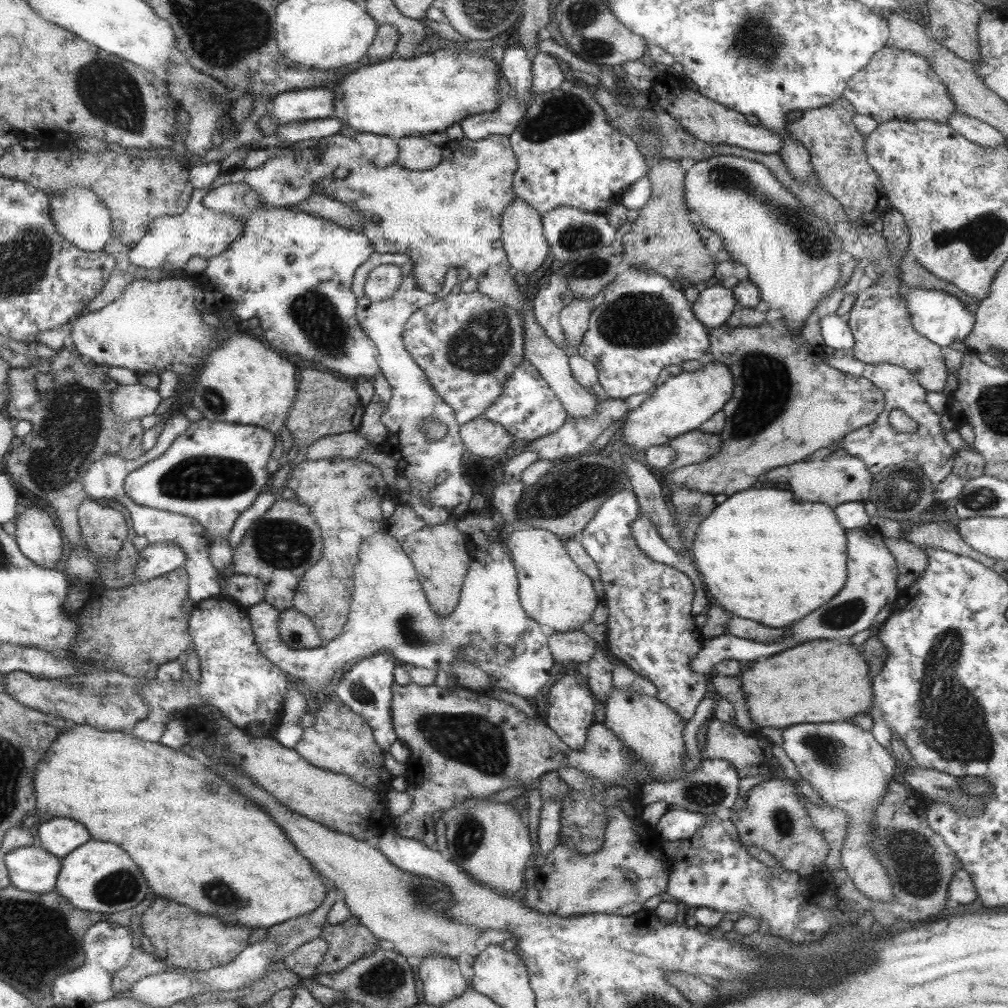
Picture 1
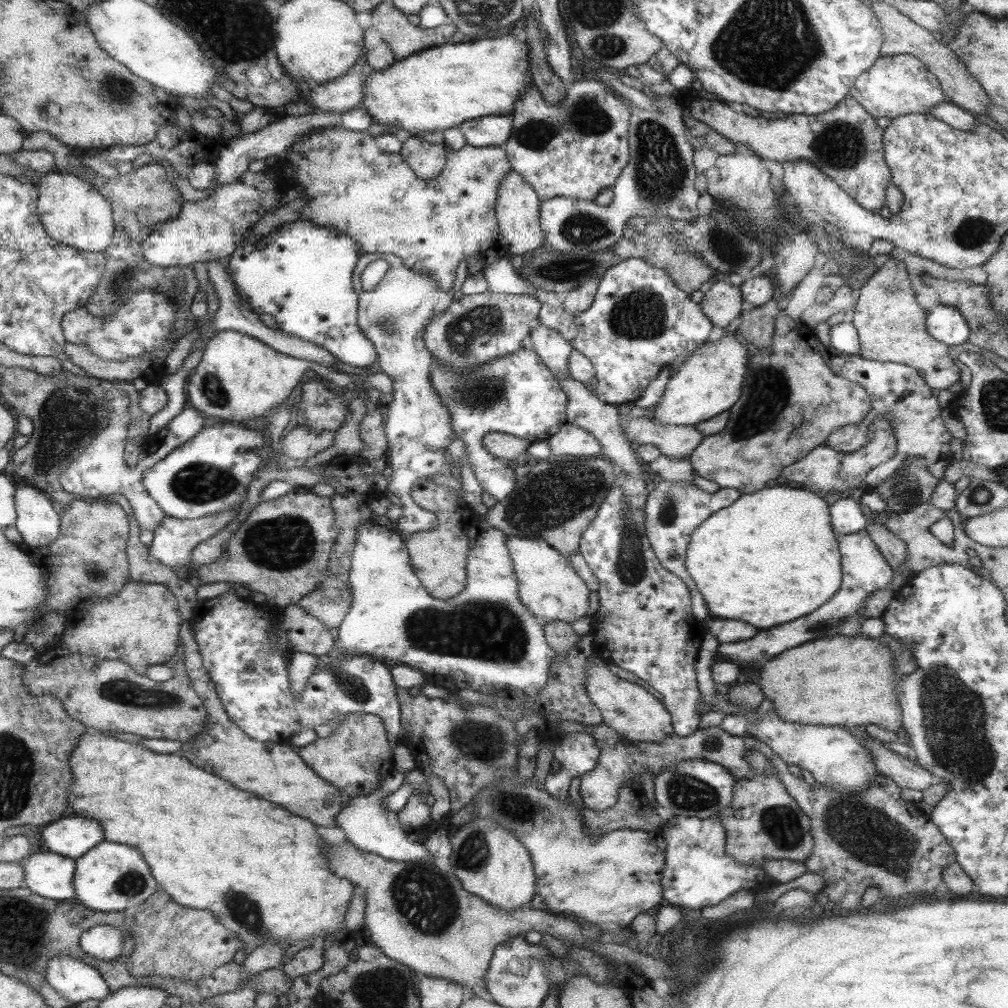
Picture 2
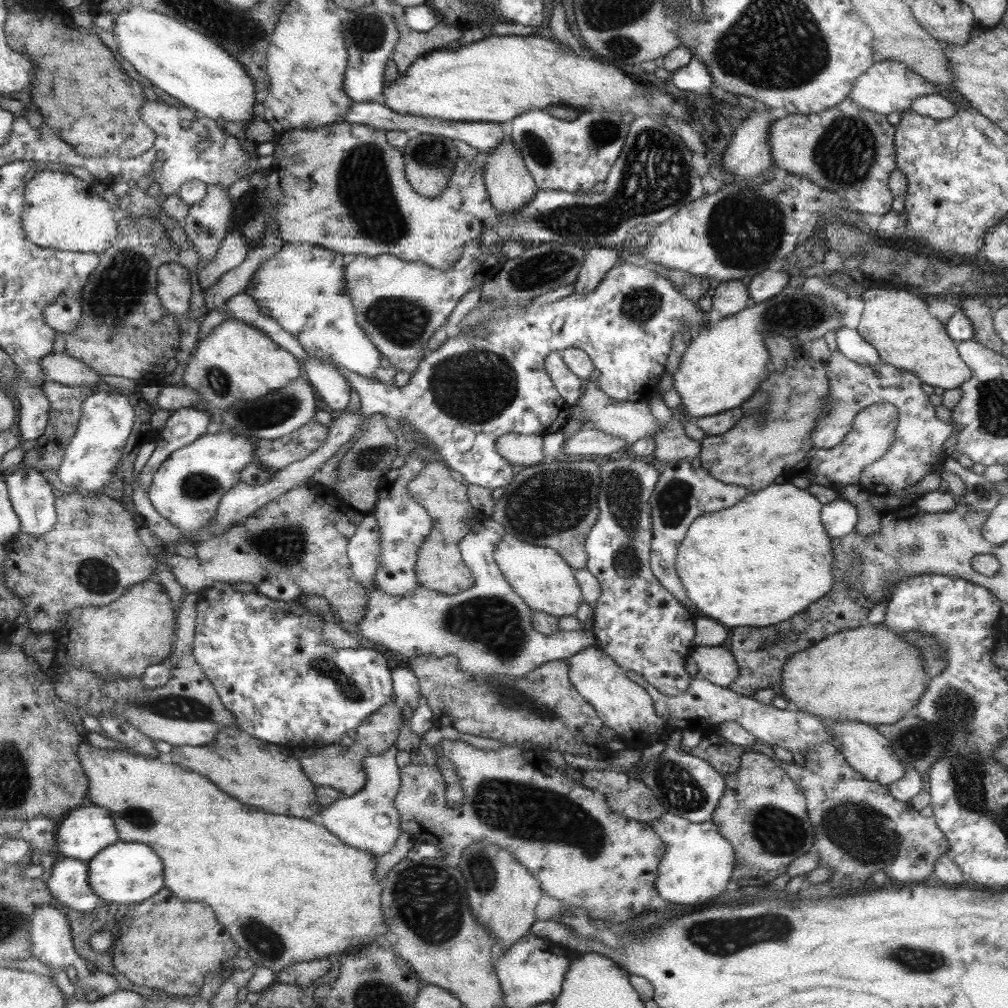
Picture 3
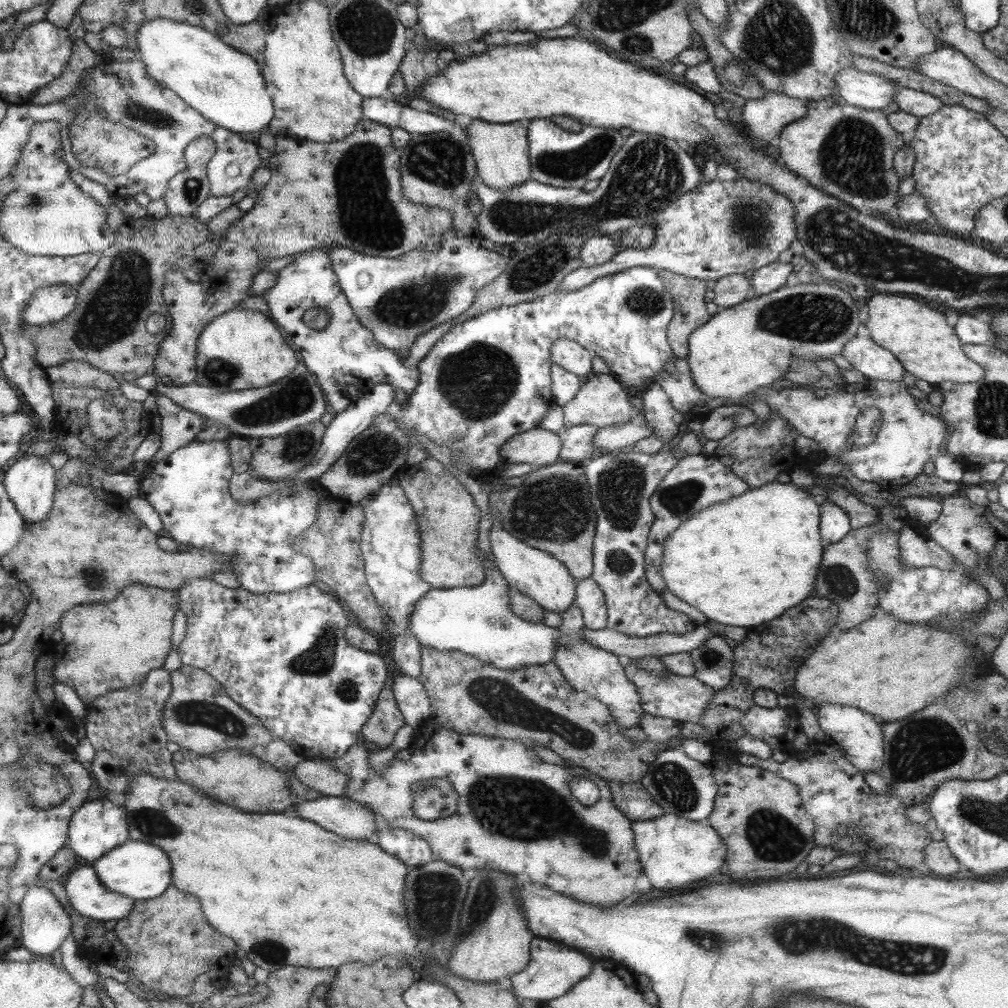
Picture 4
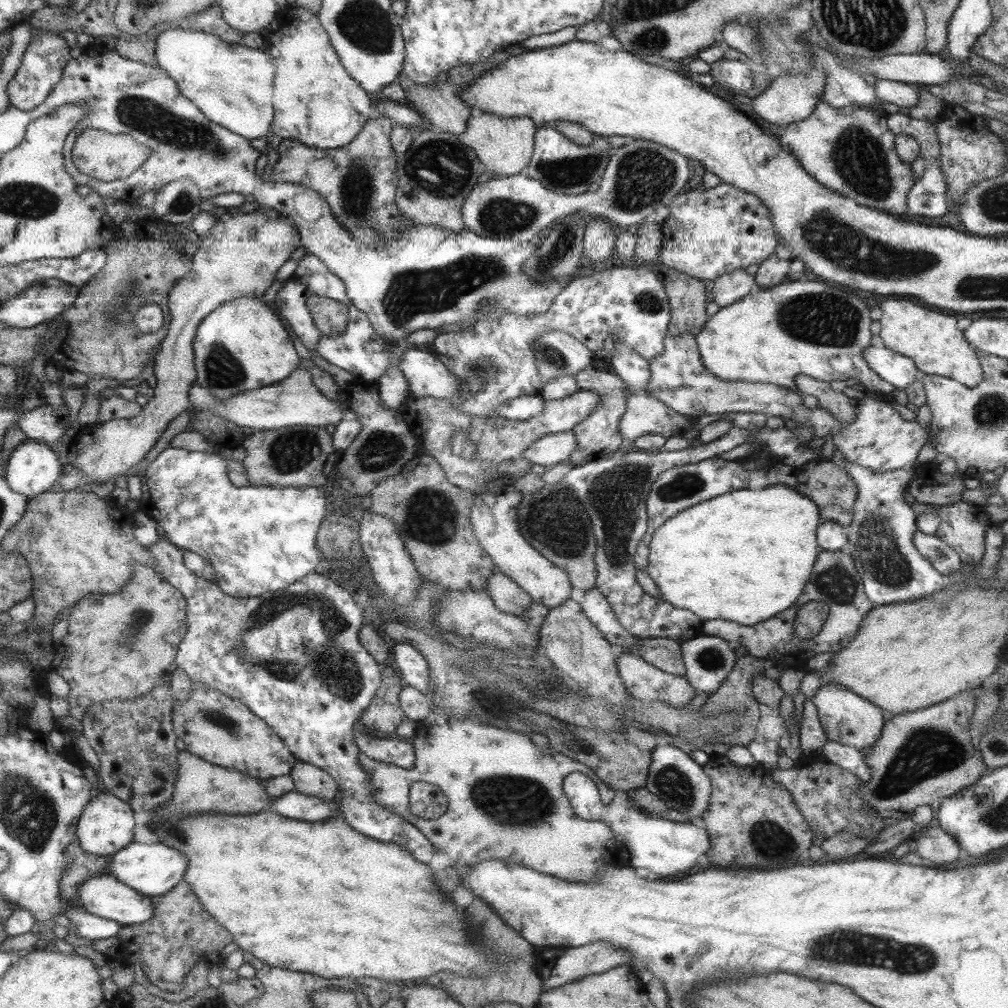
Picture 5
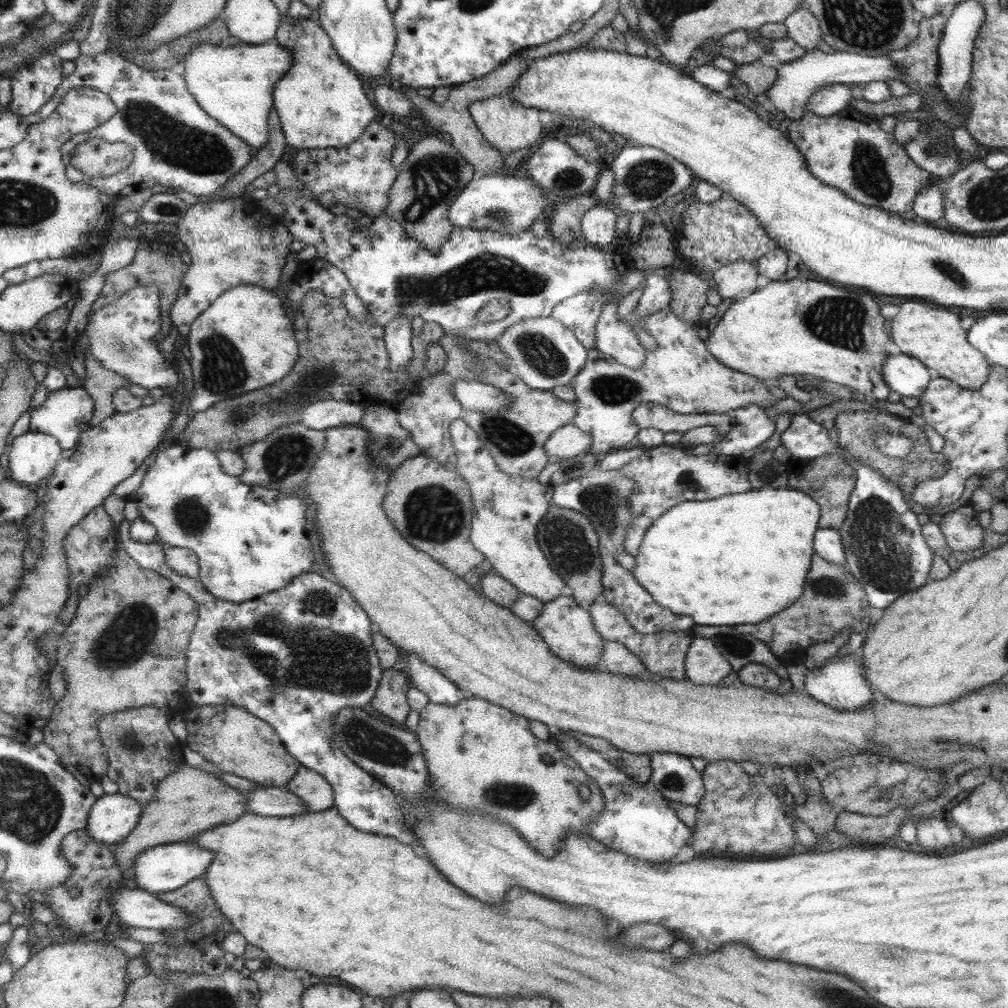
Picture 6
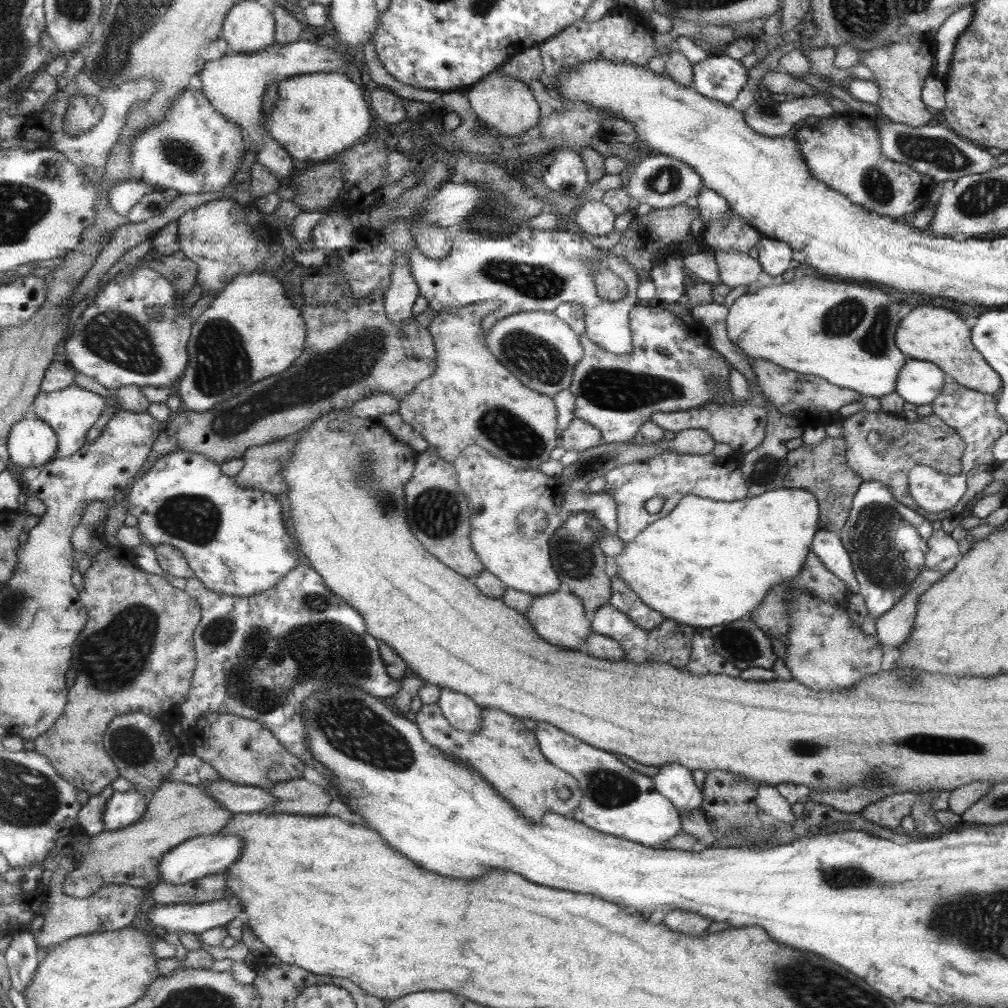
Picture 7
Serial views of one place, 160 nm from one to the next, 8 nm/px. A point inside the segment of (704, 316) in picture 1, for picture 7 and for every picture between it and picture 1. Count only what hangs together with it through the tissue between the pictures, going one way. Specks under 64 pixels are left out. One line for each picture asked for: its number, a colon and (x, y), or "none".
2: (721, 303)
3: (729, 297)
4: (730, 290)
5: (728, 288)
6: (736, 280)
7: (734, 268)

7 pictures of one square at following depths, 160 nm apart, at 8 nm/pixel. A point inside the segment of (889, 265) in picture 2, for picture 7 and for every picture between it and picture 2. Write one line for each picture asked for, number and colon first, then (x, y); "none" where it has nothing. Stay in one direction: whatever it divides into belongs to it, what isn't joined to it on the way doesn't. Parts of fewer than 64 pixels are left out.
3: (896, 323)
4: (918, 336)
5: (929, 339)
6: (934, 337)
7: (936, 335)

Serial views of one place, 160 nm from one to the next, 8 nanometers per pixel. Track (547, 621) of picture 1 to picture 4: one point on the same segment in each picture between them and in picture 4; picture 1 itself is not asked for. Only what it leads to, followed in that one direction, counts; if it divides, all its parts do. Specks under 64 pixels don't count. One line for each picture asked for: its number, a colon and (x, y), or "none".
2: (550, 587)
3: (547, 583)
4: (546, 580)

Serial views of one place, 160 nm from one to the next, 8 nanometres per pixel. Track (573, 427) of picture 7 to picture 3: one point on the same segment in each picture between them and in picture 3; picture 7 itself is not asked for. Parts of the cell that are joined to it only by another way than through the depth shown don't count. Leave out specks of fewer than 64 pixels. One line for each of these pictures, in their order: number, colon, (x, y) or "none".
3: (518, 449)
4: (537, 447)
5: (546, 451)
6: (566, 442)

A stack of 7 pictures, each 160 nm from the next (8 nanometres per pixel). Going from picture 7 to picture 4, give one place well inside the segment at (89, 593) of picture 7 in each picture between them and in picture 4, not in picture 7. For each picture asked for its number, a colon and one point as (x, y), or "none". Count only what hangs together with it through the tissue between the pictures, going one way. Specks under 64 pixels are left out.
4: (104, 647)
5: (118, 646)
6: (135, 617)

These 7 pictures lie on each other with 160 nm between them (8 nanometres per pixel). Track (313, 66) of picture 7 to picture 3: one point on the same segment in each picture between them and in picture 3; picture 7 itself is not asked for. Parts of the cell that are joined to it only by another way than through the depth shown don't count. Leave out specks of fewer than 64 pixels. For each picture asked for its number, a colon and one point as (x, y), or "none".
3: (174, 58)
4: (225, 87)
5: (230, 84)
6: (233, 84)

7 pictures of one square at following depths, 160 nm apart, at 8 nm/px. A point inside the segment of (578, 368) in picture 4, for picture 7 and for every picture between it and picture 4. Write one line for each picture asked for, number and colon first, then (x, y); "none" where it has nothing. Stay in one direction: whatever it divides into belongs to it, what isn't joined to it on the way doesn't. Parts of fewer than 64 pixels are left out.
5: (558, 354)
6: (542, 352)
7: (541, 350)

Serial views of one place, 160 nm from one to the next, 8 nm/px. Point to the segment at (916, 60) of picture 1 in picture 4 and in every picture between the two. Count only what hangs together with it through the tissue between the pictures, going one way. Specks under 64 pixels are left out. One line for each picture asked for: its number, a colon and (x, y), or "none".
2: (900, 84)
3: (887, 87)
4: (869, 91)

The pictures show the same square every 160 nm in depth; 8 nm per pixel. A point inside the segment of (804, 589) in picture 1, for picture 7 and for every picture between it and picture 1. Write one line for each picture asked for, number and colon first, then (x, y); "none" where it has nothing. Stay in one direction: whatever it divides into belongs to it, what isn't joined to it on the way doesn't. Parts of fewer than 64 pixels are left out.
2: (773, 556)
3: (758, 563)
4: (758, 554)
5: (747, 555)
6: (735, 560)
7: (705, 563)

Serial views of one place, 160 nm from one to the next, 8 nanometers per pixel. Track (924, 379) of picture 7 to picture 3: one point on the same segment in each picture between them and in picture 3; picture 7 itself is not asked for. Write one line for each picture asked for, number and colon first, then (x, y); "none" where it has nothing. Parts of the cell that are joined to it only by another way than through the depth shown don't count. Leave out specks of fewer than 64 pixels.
3: (849, 343)
4: (870, 359)
5: (895, 369)
6: (906, 376)

